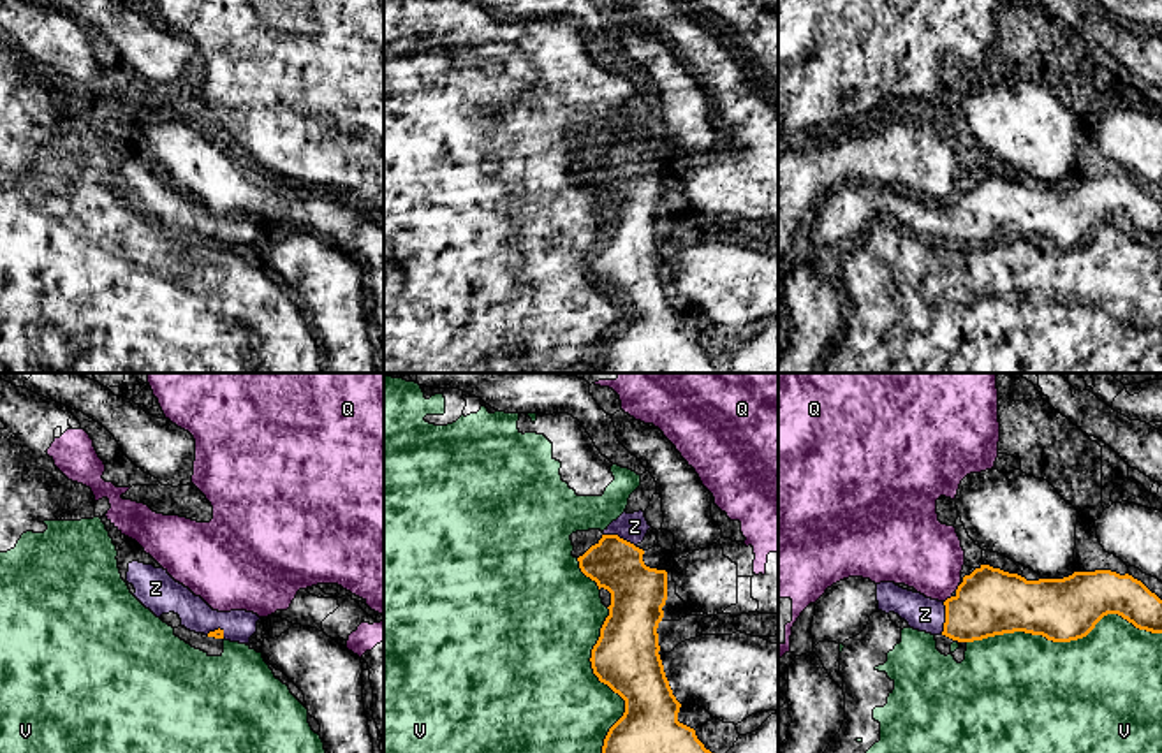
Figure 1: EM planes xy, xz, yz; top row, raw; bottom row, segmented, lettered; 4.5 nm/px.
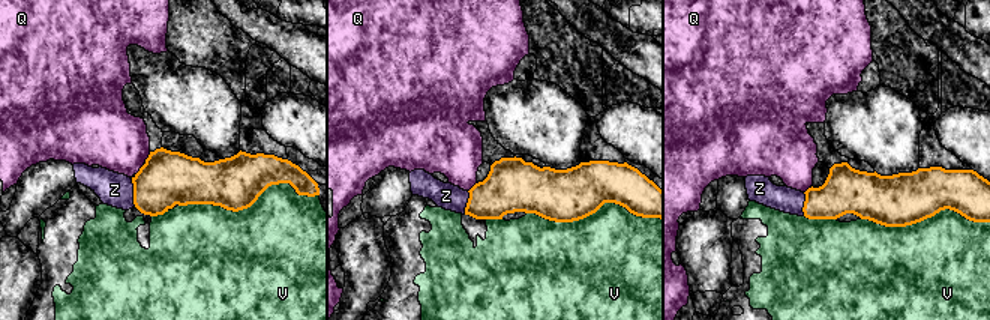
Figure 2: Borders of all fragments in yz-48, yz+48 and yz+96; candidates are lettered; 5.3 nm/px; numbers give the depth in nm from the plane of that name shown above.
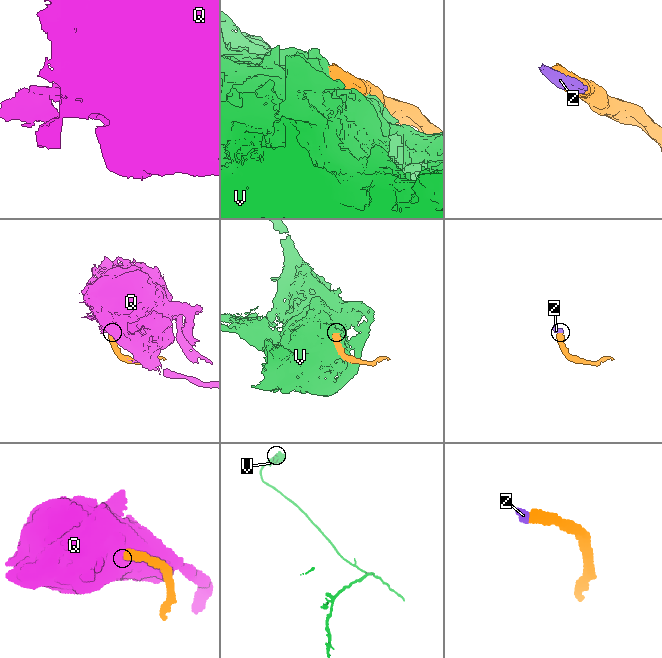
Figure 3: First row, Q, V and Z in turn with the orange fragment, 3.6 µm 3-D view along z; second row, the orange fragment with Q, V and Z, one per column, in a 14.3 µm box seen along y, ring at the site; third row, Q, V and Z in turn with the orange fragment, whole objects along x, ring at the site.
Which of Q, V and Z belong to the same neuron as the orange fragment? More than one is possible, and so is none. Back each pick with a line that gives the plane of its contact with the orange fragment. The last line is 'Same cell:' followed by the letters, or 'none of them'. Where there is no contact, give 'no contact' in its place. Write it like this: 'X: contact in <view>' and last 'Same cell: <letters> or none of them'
Z: contact in yz
Same cell: Z

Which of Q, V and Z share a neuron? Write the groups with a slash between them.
Q / V / Z

